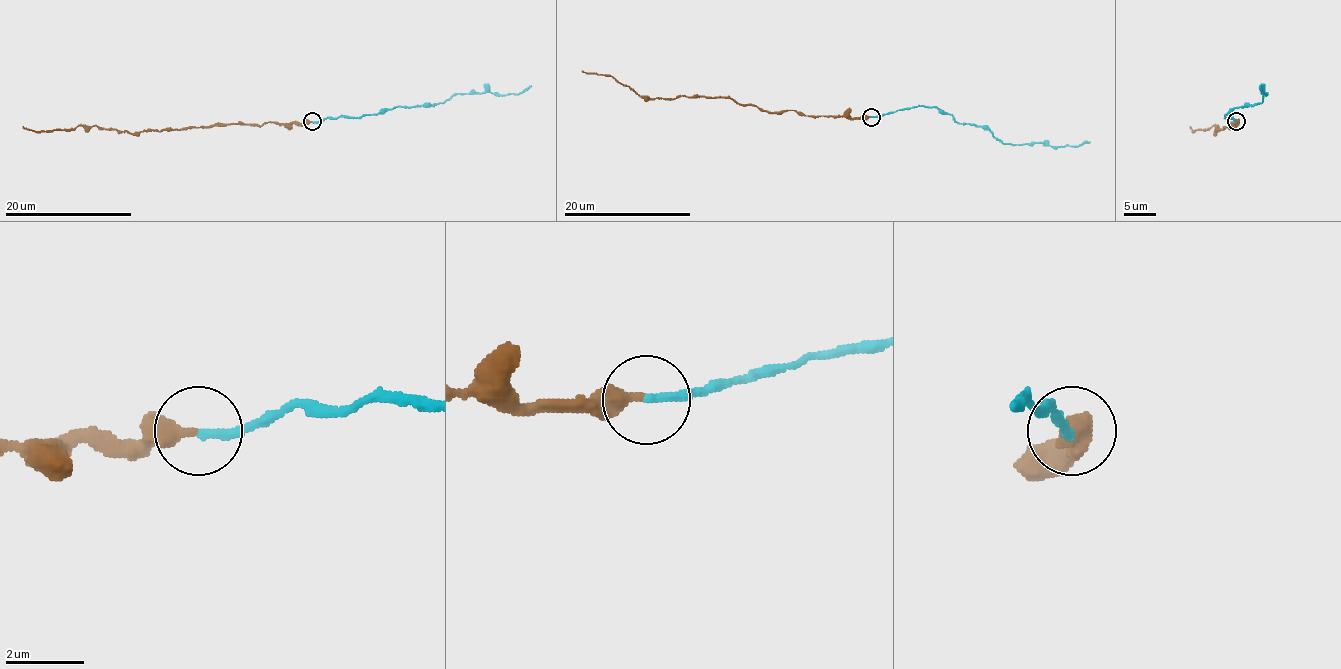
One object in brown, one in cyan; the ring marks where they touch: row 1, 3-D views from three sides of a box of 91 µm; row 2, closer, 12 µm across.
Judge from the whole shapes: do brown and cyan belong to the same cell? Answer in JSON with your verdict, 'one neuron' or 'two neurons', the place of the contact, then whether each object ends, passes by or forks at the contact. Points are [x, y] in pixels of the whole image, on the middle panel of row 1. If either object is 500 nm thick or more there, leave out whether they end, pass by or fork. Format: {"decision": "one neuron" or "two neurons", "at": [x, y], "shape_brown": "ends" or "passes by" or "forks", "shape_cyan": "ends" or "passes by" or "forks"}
{"decision": "one neuron", "at": [871, 117], "shape_brown": "ends", "shape_cyan": "ends"}

